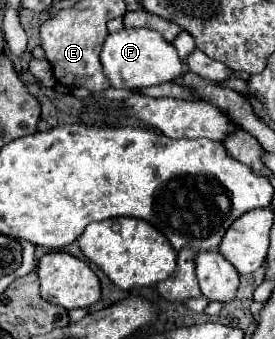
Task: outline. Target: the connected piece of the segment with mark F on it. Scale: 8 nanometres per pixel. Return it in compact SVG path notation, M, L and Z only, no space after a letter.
M121 29L109 33L101 51L101 63L107 79L119 89L137 89L173 81L183 73L183 63L167 39L153 29Z

